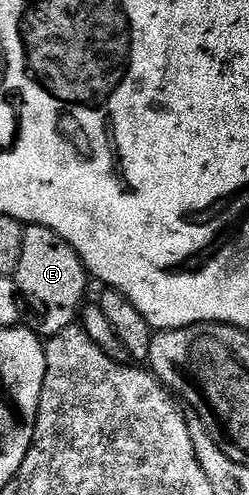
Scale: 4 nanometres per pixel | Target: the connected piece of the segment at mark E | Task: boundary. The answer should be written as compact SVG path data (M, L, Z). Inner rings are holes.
M31 224L23 234L23 254L19 257L19 270L16 274L17 291L24 307L33 311L31 327L38 336L48 338L59 334L59 330L67 330L78 323L81 309L86 303L85 287L91 284L91 277L85 270L85 263L75 254L75 250L55 230L47 226Z

